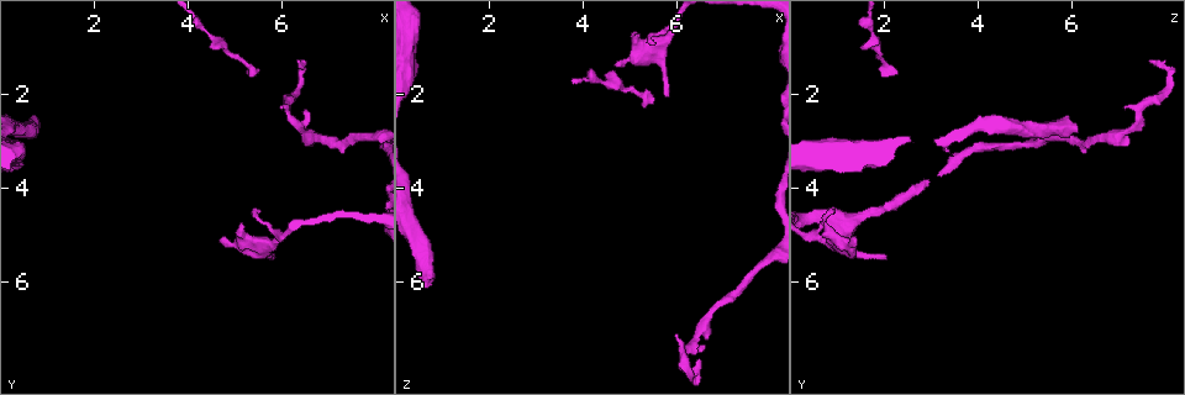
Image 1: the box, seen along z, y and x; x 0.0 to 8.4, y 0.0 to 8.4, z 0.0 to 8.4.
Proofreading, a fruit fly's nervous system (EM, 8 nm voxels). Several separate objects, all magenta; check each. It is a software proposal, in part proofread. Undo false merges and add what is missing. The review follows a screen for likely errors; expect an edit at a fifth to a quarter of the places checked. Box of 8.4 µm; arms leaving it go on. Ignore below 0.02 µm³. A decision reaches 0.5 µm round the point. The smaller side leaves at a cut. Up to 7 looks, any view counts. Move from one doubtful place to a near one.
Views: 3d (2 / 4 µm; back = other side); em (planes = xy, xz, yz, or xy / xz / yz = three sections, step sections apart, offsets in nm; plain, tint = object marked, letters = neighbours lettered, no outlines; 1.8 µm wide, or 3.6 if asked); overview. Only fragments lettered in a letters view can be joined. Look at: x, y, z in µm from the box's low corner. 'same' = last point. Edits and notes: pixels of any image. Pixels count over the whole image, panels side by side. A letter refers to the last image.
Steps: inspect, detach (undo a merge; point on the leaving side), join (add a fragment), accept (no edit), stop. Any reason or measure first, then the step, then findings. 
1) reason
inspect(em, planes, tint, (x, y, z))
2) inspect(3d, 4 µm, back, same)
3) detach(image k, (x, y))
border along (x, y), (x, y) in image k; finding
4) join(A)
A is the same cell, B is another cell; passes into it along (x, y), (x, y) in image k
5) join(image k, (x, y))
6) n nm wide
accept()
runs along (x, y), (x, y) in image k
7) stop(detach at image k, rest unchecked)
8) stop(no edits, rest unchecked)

tapers out
inspect(3d, 4 µm, (5.80, 5.45, 2.00))

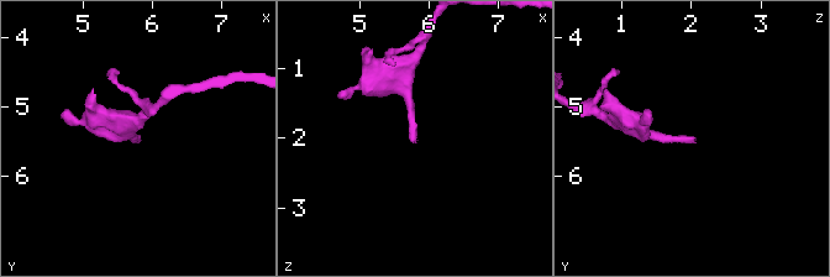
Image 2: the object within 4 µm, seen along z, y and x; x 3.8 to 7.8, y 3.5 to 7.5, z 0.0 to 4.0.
now the EM
inspect(em, yz, step 16, letters, (5.85, 5.50, 2.05))

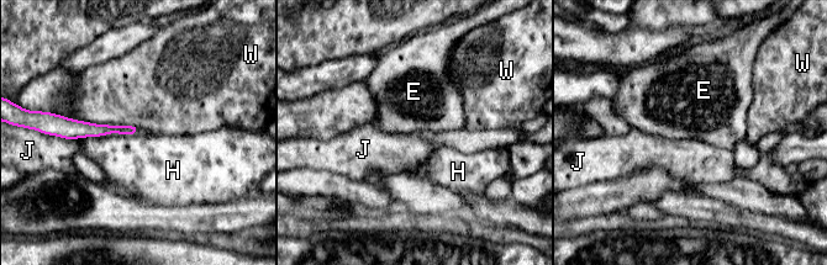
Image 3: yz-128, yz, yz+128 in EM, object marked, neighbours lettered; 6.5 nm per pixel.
inspect(em, planes, letters, same)

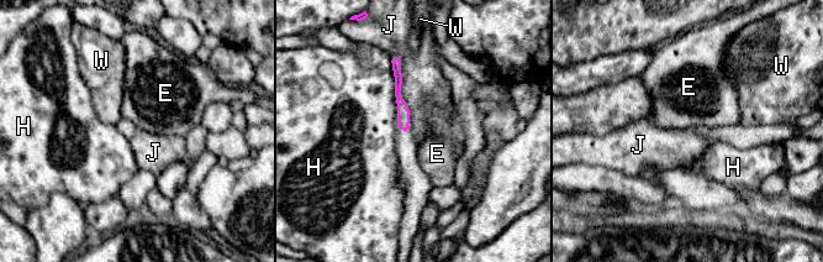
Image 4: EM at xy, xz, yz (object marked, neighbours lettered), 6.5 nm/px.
J touches over 480 nm
accept()
E, H, J and W are other cells; runs along (395, 61), (404, 126) in image 4; none of them fits

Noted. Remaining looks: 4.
inspect(em, planes, letters, (6.45, 1.25, 7.70))

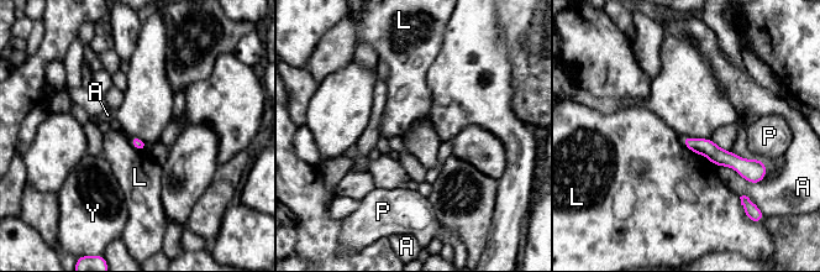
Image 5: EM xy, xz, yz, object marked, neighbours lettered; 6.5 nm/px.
accept()
A, L, P and Y are other cells; runs along (684, 140), (737, 163), (758, 162) in image 5; no lettered fragment goes on from it

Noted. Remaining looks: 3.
an open end
inspect(em, xz, step 8, tint, (0.75, 2.85, 6.10))

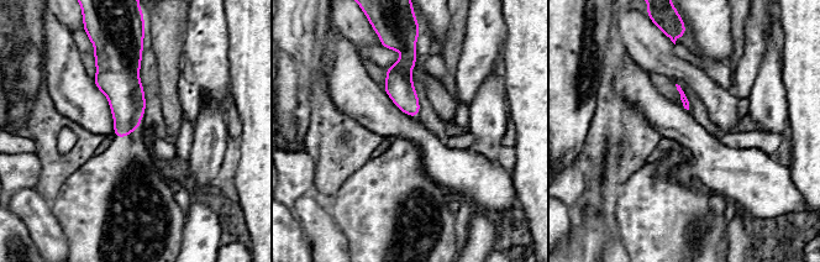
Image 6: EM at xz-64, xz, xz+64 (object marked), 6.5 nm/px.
inspect(em, planes, tint, same)

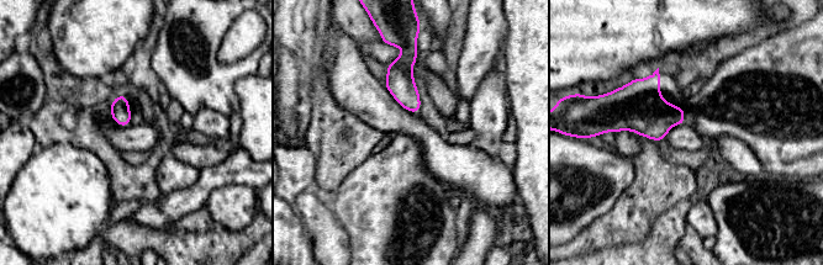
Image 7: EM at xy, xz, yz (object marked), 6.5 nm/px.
inspect(em, planes, letters, same)

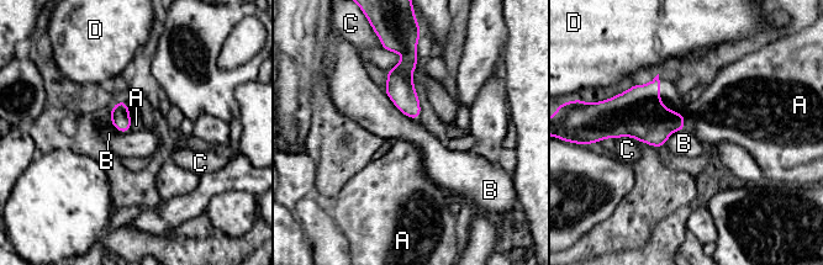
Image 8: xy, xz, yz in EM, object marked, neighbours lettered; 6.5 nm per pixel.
join(A)
A is the same cell, B, C and D are other cells; it goes on there

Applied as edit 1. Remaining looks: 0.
stop(join at image 8, rest unchecked)

